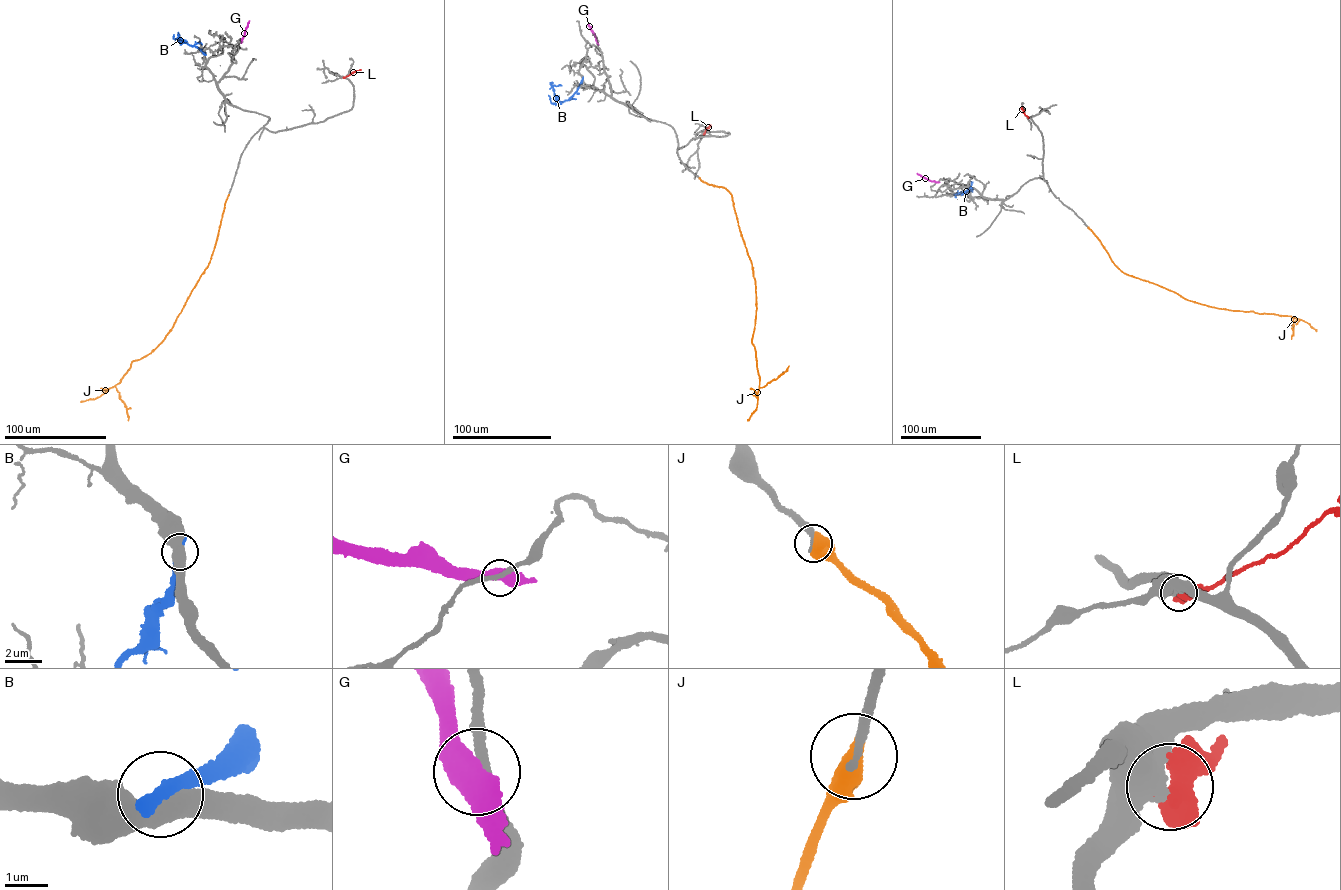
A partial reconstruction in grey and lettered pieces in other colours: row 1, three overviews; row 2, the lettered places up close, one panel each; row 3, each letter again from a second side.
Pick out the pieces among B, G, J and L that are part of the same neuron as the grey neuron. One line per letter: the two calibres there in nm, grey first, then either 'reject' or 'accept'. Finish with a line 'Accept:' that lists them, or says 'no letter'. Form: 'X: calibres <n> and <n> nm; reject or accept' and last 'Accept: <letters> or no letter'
B: calibres 500 and 440 nm; reject
G: calibres 220 and 440 nm; reject
J: calibres 240 and 700 nm; accept
L: calibres 700 and 800 nm; reject
Accept: J

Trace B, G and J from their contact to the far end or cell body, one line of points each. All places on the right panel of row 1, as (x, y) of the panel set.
B: (962, 194), (972, 188), (960, 192)
G: (937, 182), (916, 173)
J: (1088, 227), (1115, 265), (1126, 274), (1195, 302), (1218, 308), (1290, 316), (1307, 322), (1316, 331)

